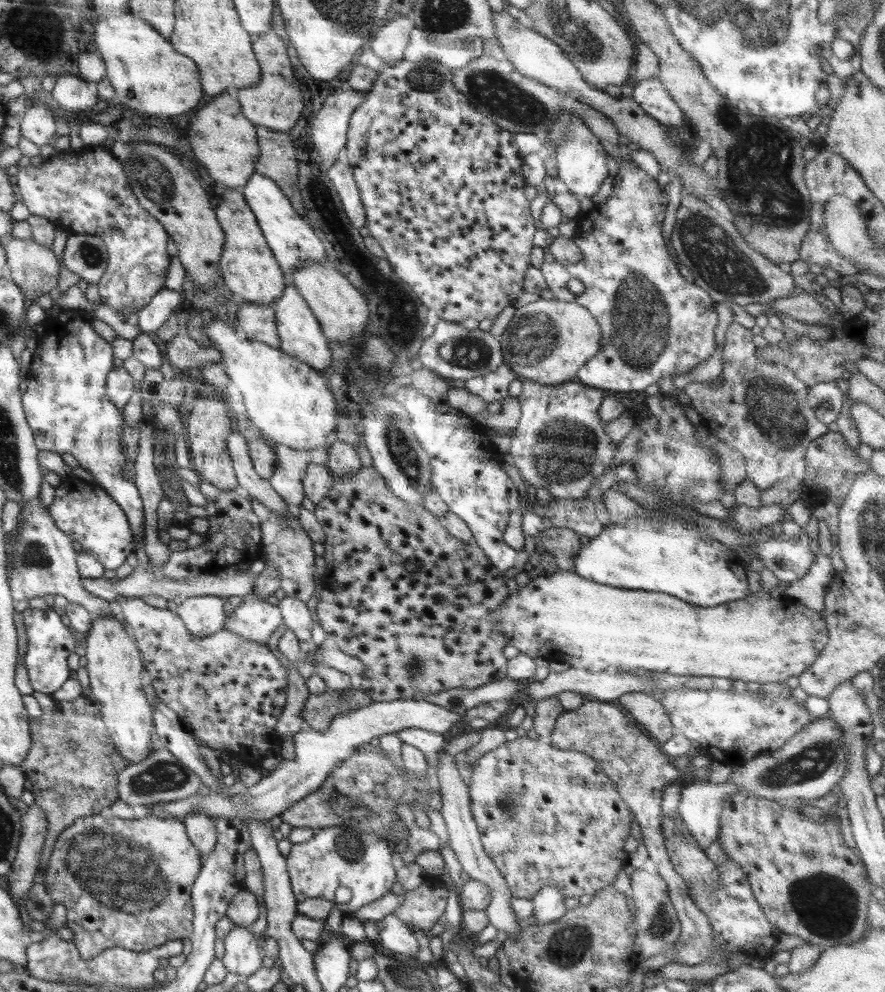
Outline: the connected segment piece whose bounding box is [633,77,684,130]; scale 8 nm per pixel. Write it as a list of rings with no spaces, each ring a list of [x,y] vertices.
[[[658,77],[636,81],[633,99],[647,115],[665,124],[670,130],[682,128],[684,113]]]

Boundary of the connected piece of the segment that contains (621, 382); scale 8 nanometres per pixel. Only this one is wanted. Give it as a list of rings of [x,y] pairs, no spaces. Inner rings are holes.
[[[620,165],[620,170],[616,174],[616,180],[613,185],[613,193],[607,198],[606,202],[597,204],[595,208],[586,212],[586,220],[582,220],[580,226],[575,228],[575,233],[572,238],[574,238],[578,248],[583,252],[582,260],[576,264],[565,264],[564,268],[562,268],[562,263],[556,264],[558,268],[552,268],[554,264],[542,264],[540,270],[544,276],[547,289],[552,292],[554,299],[575,302],[587,308],[601,328],[600,350],[582,365],[582,368],[578,370],[575,376],[575,380],[593,385],[594,388],[612,390],[614,392],[640,392],[646,390],[648,386],[658,383],[660,378],[682,376],[682,374],[690,372],[700,362],[708,359],[716,350],[714,328],[716,328],[718,322],[718,315],[715,309],[716,303],[712,300],[712,297],[704,289],[687,282],[679,273],[676,263],[668,253],[667,243],[664,241],[664,237],[662,237],[662,226],[668,205],[668,198],[666,198],[665,192],[660,192],[658,183],[639,167],[634,168],[634,166]],[[573,278],[584,284],[585,290],[580,295],[568,292],[567,284]]]

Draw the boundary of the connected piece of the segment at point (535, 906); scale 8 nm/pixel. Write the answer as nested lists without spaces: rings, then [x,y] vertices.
[[[554,885],[542,887],[531,899],[533,916],[530,918],[532,926],[560,920],[567,910],[564,906],[565,898],[562,891]]]

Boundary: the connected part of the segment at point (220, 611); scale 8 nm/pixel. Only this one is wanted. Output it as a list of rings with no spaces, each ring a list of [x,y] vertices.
[[[214,595],[190,597],[177,606],[176,616],[186,626],[188,636],[206,638],[222,629],[226,619],[226,602],[227,597]]]

